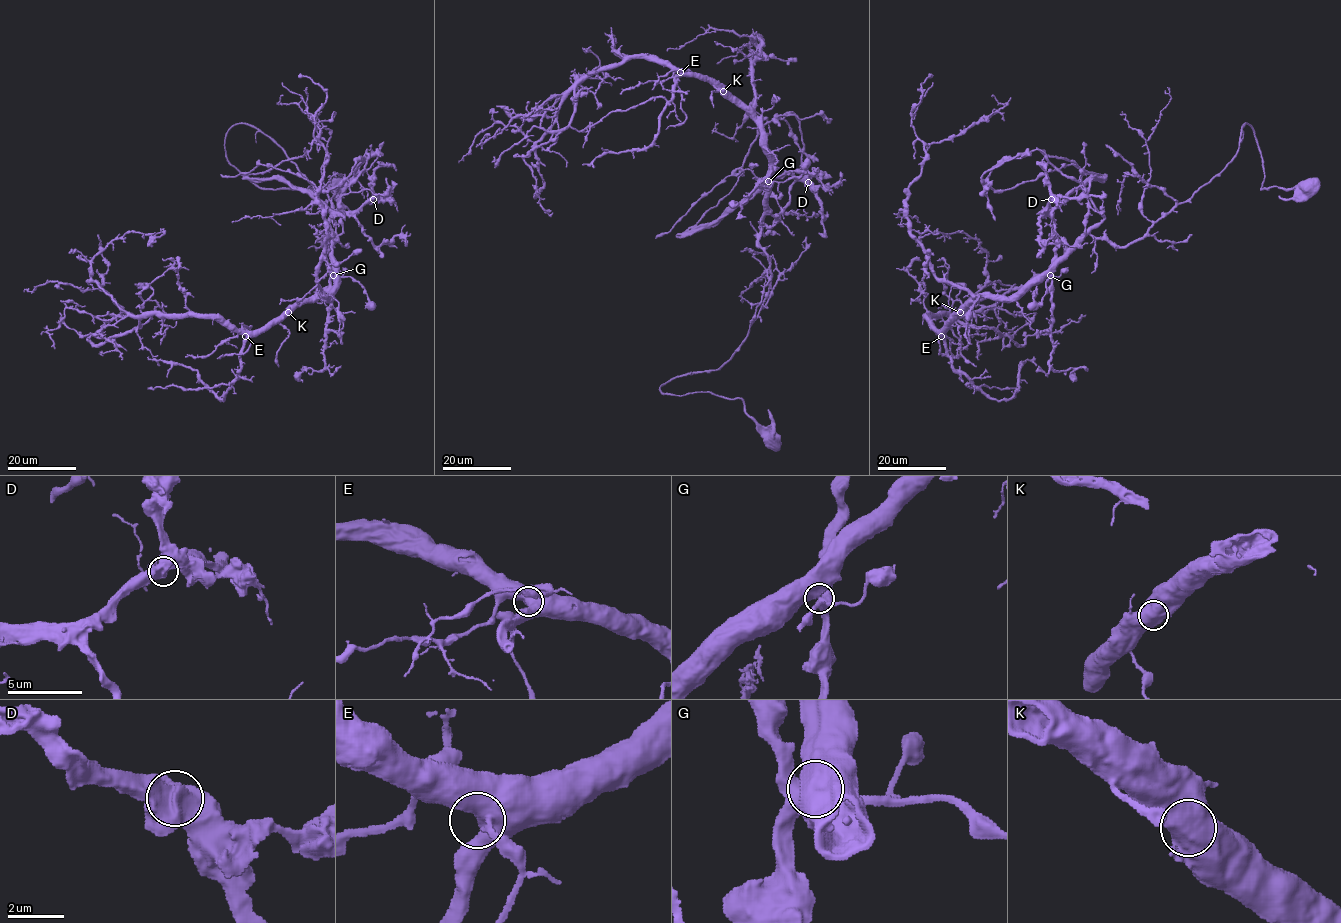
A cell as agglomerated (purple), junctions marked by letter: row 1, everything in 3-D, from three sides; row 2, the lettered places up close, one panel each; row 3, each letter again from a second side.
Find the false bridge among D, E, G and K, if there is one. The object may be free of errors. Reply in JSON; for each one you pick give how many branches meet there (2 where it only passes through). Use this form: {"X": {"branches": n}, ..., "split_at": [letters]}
{"G": {"branches": 2}, "split_at": ["G"]}

